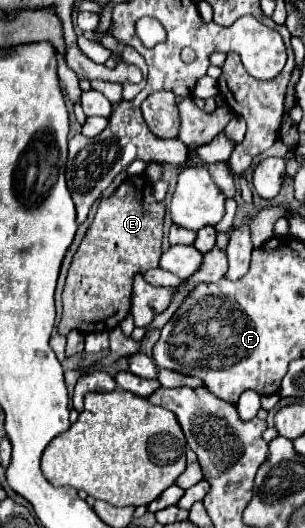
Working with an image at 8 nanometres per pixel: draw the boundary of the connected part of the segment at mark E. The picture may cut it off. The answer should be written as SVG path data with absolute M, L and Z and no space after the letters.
M147 174L127 178L113 196L99 202L93 224L79 244L67 274L63 316L57 328L61 336L67 336L71 330L83 334L111 332L121 324L131 308L133 276L159 266L163 216L165 202L153 198L153 182Z

